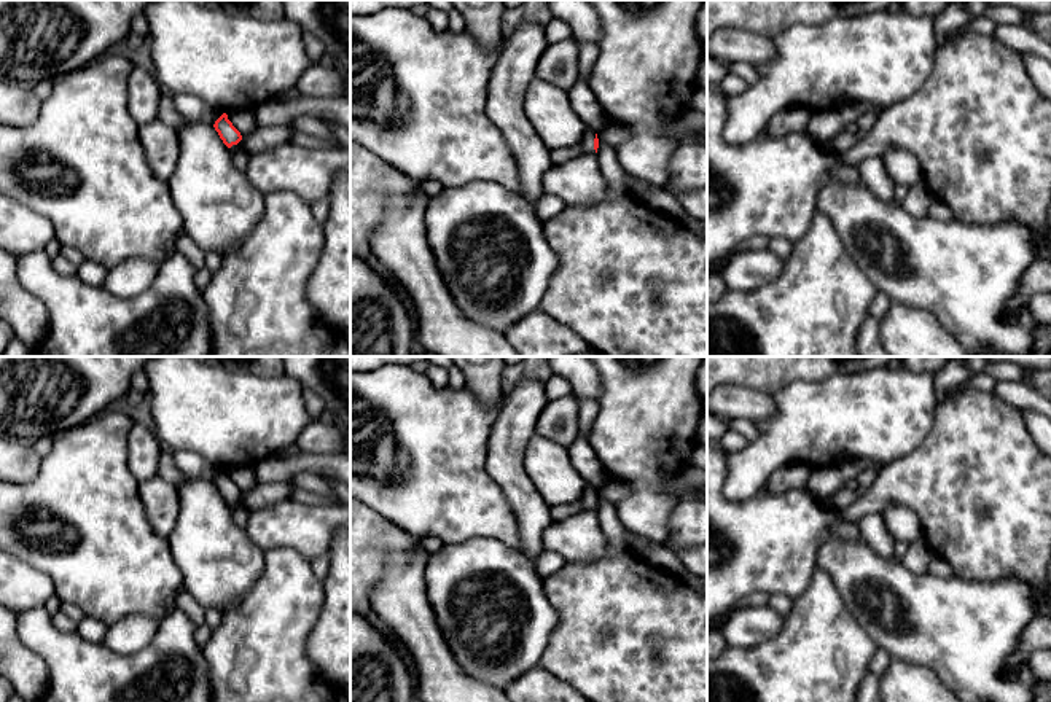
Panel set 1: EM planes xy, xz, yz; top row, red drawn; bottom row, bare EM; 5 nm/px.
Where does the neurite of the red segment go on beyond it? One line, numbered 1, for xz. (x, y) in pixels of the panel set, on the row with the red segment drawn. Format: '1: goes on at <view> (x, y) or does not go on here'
1: goes on at xz (586, 142)

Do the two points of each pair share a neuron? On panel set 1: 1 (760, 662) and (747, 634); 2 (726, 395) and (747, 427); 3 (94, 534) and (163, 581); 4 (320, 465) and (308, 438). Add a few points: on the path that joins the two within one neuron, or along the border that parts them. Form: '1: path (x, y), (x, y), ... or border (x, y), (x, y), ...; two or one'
1: border (784, 624), (773, 637), (752, 647), (728, 648); two
2: border (728, 421), (749, 419), (754, 424); two
3: path (112, 551), (131, 570), (145, 578); one
4: border (300, 451), (333, 456); two

